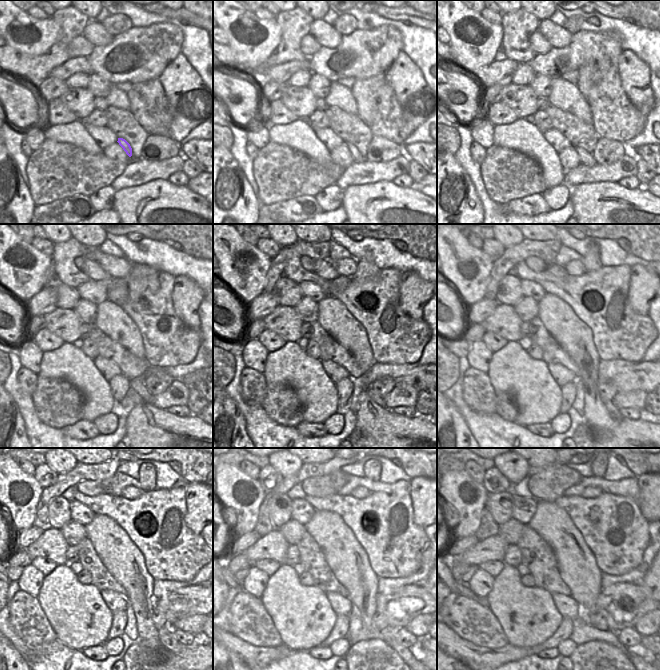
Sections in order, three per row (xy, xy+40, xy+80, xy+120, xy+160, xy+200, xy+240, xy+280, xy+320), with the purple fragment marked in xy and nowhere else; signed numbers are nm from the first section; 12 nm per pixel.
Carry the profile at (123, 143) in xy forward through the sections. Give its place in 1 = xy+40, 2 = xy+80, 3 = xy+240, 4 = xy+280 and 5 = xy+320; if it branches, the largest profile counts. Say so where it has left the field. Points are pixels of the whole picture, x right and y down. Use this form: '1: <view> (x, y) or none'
1: xy+40 (355, 153)
2: xy+80 (586, 158)
3: xy+240 (166, 638)
4: xy+280 (388, 633)
5: xy+320 (626, 650)

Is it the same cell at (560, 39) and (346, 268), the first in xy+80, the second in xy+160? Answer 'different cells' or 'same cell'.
same cell

